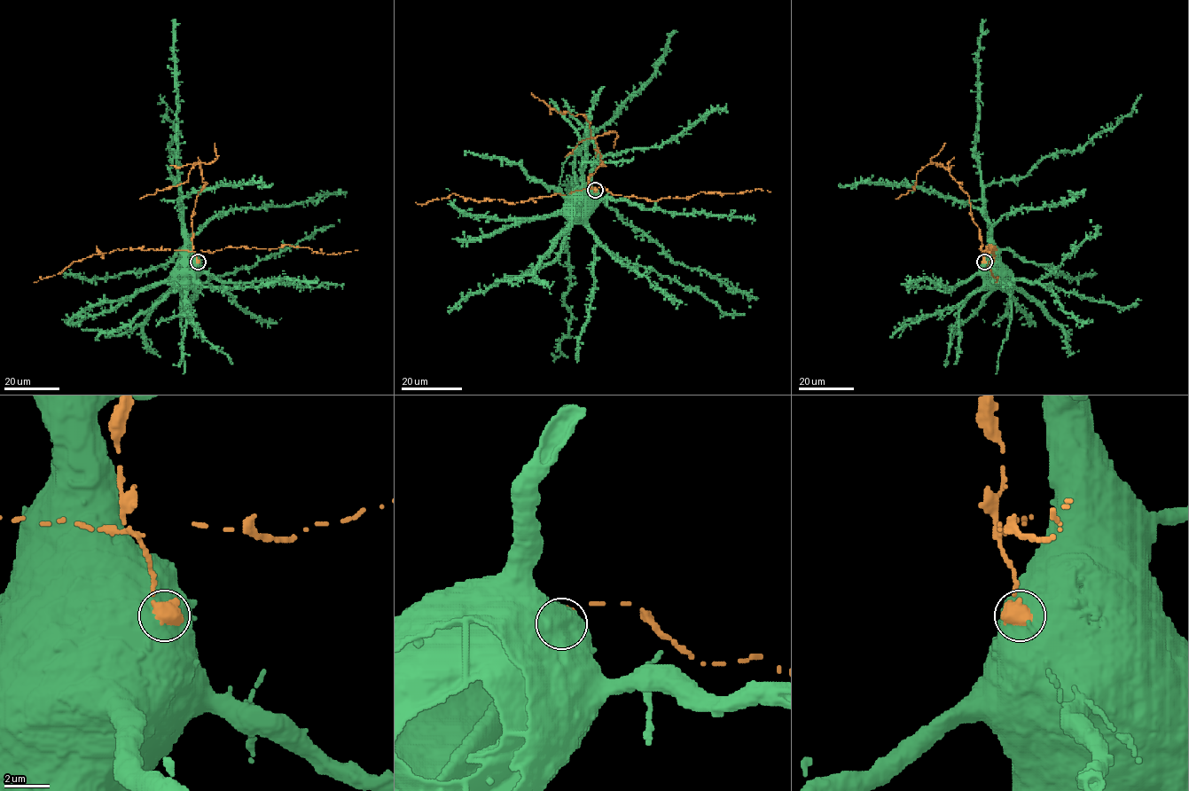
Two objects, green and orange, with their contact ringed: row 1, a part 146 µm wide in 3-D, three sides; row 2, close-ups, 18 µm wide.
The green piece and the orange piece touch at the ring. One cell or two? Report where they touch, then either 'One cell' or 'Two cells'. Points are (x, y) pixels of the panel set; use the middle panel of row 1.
Place: (595, 190). Two cells

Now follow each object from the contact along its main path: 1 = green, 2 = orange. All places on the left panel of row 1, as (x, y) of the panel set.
1: (198, 262), (176, 283)
2: (198, 262), (192, 250), (191, 218), (198, 192), (204, 184), (198, 163), (194, 162), (183, 184), (139, 199)

